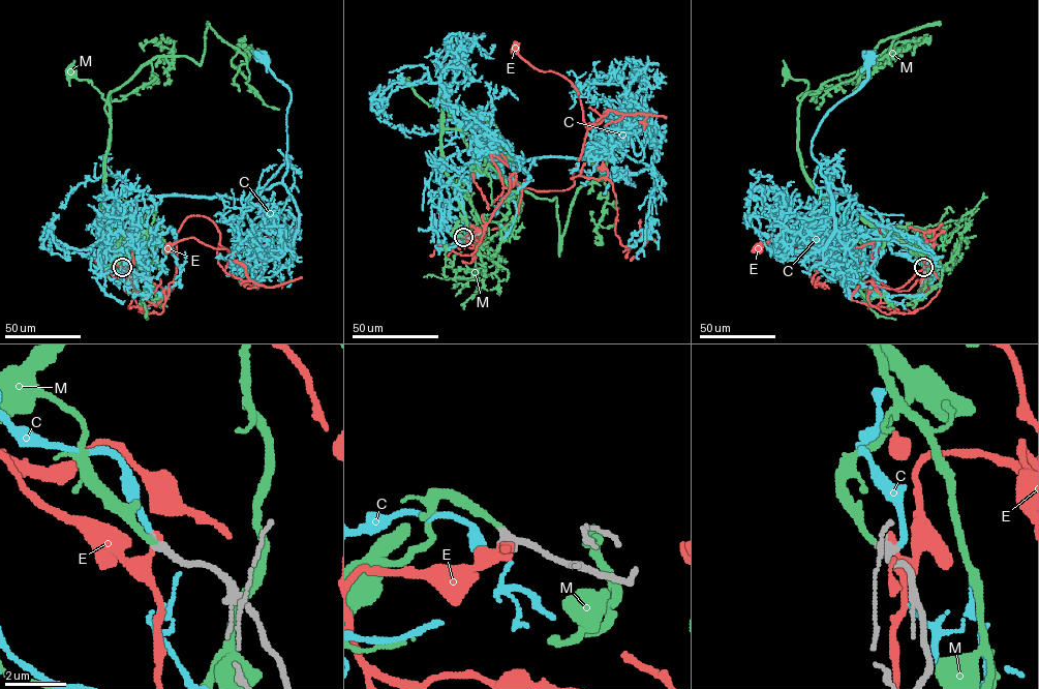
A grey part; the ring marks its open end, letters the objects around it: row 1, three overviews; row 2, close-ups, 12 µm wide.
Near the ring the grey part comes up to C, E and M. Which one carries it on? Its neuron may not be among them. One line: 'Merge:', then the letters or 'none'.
Merge: M

